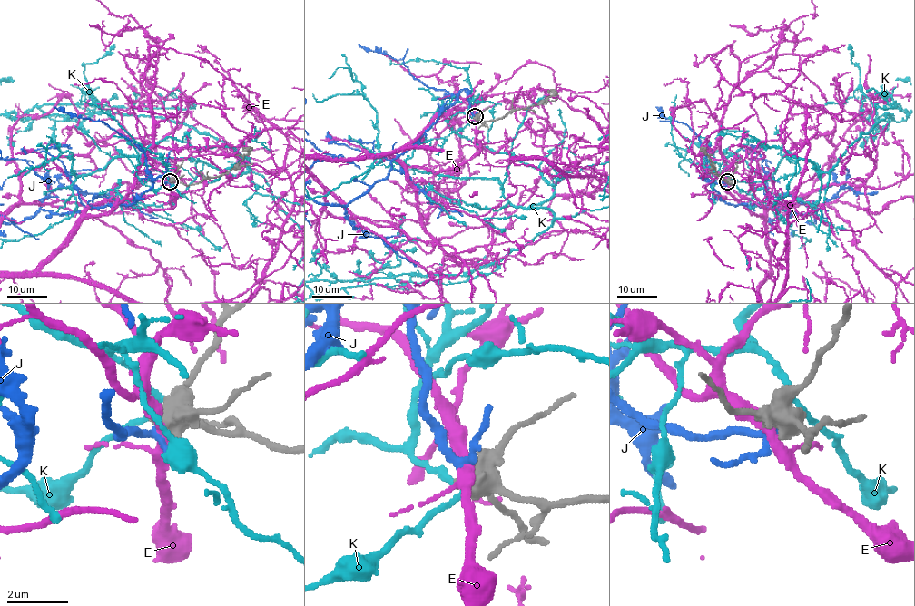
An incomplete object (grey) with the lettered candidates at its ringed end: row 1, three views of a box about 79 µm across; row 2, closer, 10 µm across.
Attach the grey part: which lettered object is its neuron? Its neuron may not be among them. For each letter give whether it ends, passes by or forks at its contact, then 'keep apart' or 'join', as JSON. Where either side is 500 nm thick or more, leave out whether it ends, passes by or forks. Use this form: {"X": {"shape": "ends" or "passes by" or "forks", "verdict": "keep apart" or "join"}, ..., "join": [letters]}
{"E": {"verdict": "keep apart"}, "J": {"verdict": "join"}, "K": {"verdict": "keep apart"}, "join": ["J"]}

